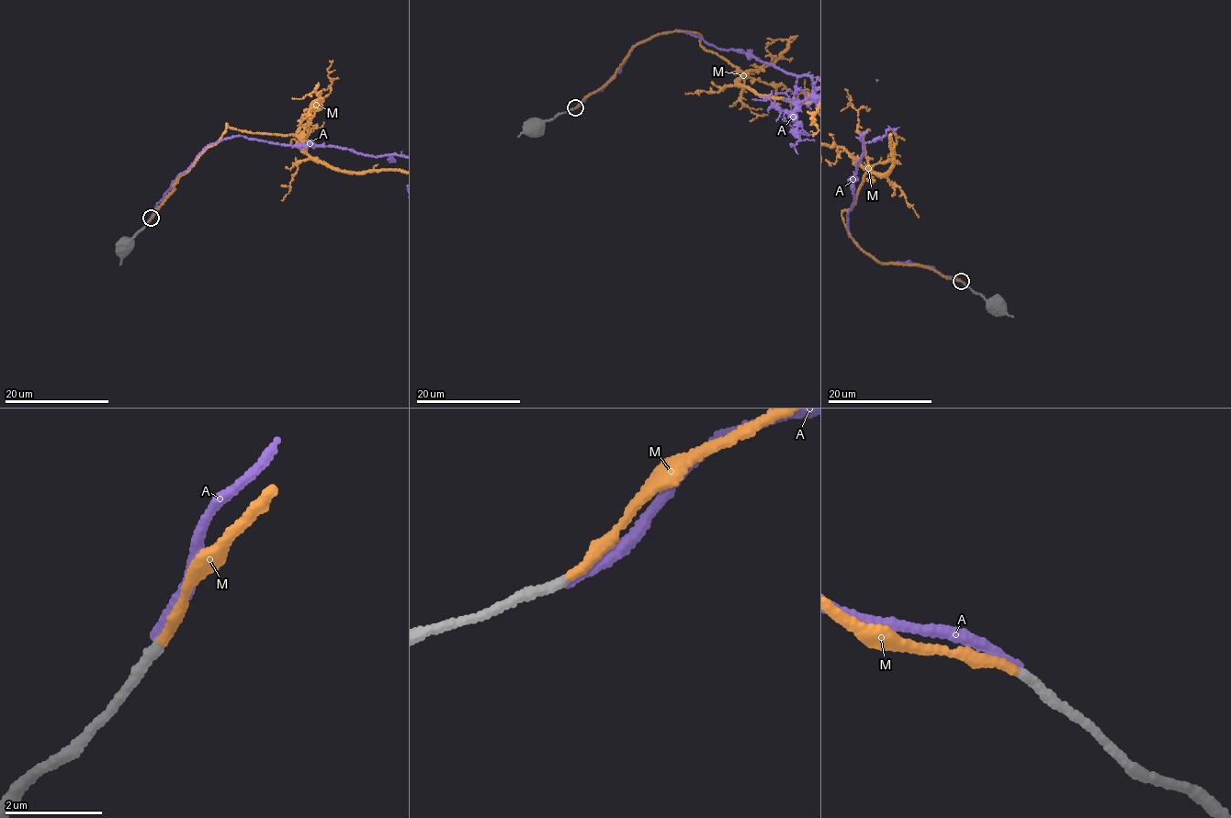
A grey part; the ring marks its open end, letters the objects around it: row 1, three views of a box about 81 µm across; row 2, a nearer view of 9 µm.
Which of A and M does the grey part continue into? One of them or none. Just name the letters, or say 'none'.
M

